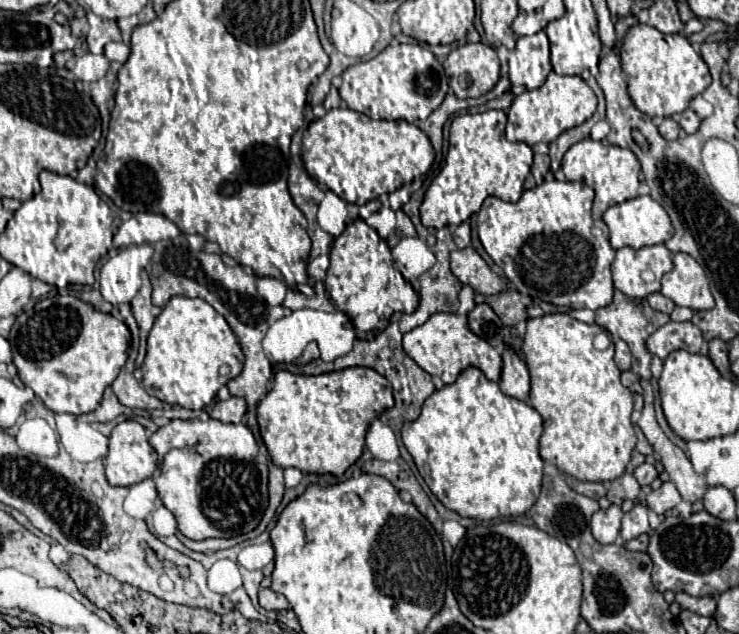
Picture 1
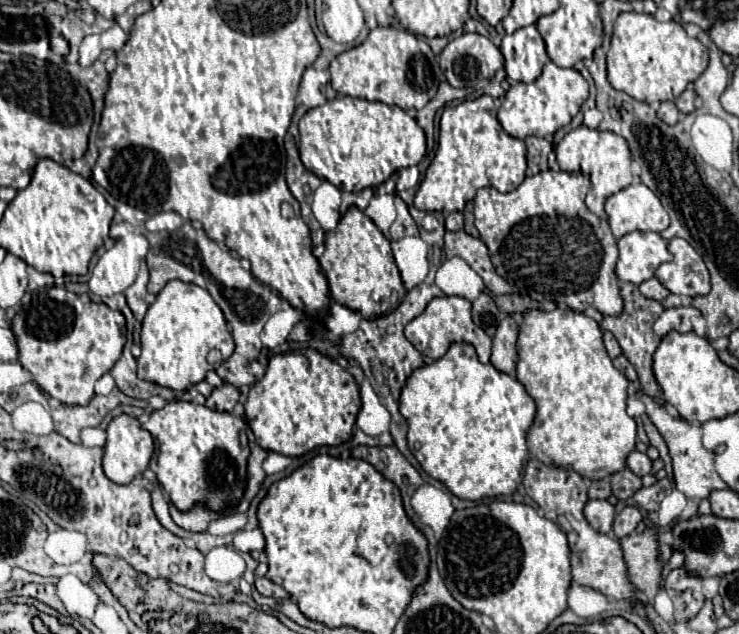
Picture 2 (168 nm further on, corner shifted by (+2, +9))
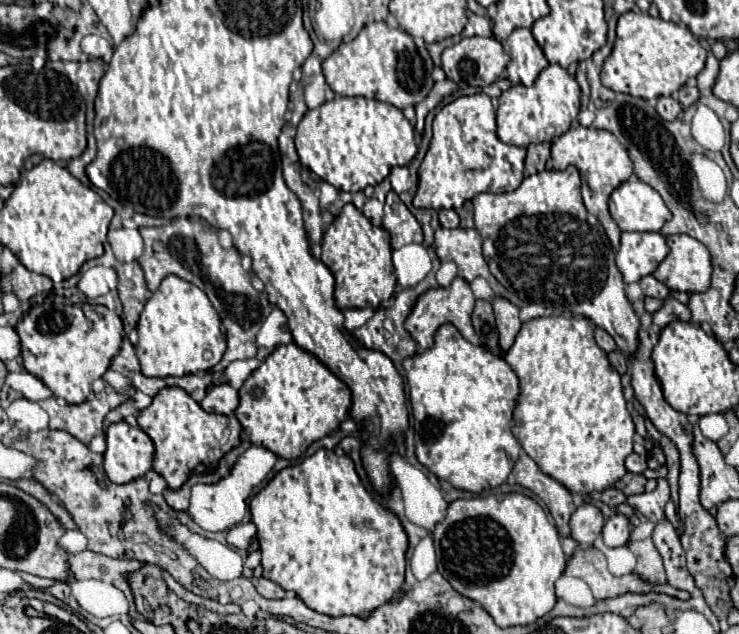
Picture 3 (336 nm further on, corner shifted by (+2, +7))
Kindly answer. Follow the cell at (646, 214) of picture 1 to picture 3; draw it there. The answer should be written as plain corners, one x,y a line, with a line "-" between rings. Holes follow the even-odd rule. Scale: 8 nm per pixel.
641,180
619,184
609,198
609,212
617,226
629,232
659,232
671,220
659,192

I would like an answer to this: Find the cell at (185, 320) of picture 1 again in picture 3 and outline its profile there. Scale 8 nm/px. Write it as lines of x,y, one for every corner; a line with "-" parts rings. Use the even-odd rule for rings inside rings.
165,276
161,286
153,292
153,296
145,302
145,308
139,316
137,322
137,332
139,332
139,342
135,346
137,358
141,362
141,372
145,376
183,376
183,374
193,374
197,370
209,370
213,368
225,354
227,348
227,340
225,340
225,332
221,328
221,320
215,312
215,308
211,306
207,294
203,290
199,290
195,284
181,280
179,276
-
205,350
211,352
212,357
206,359
204,357

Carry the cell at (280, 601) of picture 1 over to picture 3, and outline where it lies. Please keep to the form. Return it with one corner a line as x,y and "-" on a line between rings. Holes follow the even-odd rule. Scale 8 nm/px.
257,578
253,582
255,582
257,592
261,596
265,596
265,598
285,598
285,594
287,594
279,584
275,584
275,582
267,580
267,578

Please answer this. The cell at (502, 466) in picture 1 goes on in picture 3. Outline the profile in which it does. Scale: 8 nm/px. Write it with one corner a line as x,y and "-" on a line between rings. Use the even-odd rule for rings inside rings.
453,324
435,332
435,344
403,362
415,428
417,460
451,486
481,492
507,480
521,454
511,432
511,416
519,396
519,380
509,364
485,346
467,342

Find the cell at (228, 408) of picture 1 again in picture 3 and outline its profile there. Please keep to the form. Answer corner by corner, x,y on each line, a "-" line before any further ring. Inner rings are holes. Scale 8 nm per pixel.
219,384
207,392
207,396
201,400
201,406
205,412
215,412
215,414
233,414
233,410
239,404
237,390
231,388
229,384

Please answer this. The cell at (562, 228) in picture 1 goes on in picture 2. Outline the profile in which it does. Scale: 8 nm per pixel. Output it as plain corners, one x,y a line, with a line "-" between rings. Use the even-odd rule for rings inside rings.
547,170
529,176
521,186
507,194
501,194
495,188
481,188
475,196
475,226
491,252
489,256
497,274
513,284
521,294
527,294
537,302
553,300
555,304
567,304
571,310
579,312
593,302
601,314
619,316
623,300
619,296
619,280
615,276
615,262
619,254
617,240
609,230
609,222
597,218
585,206
587,190
589,178
563,170

